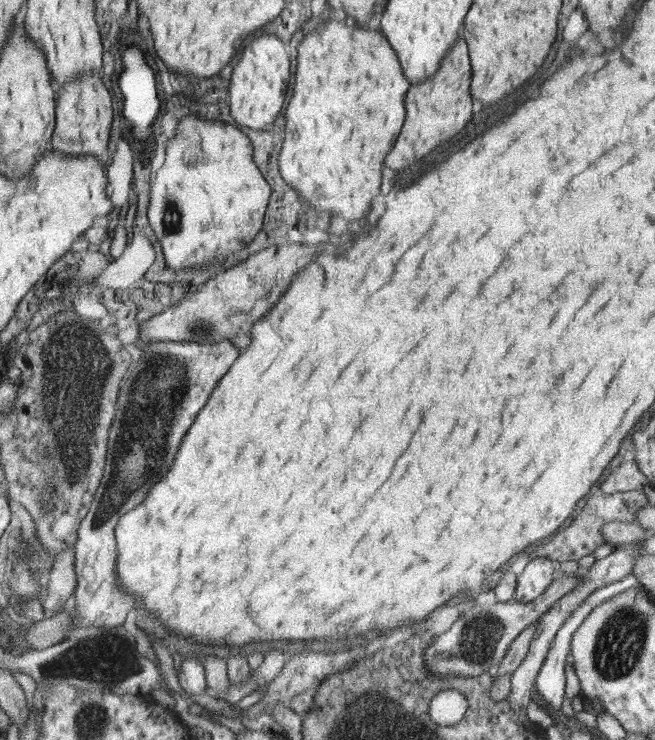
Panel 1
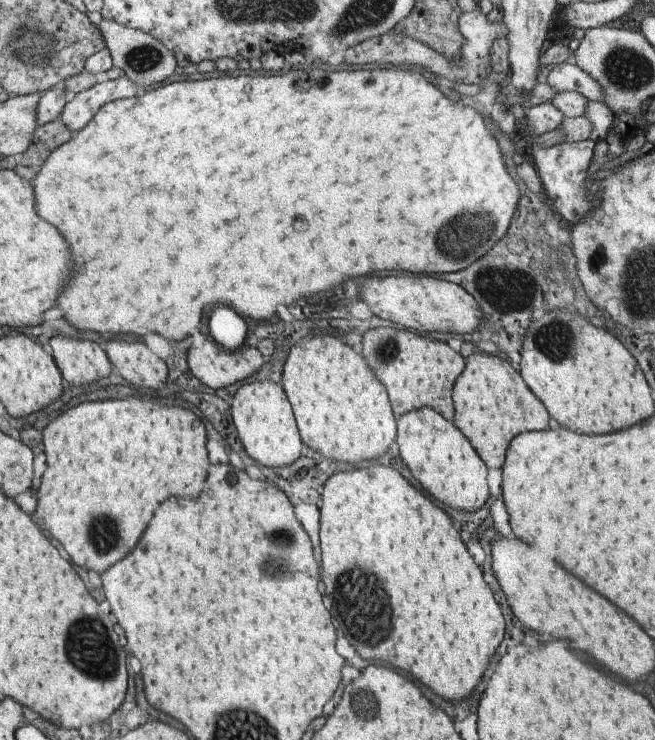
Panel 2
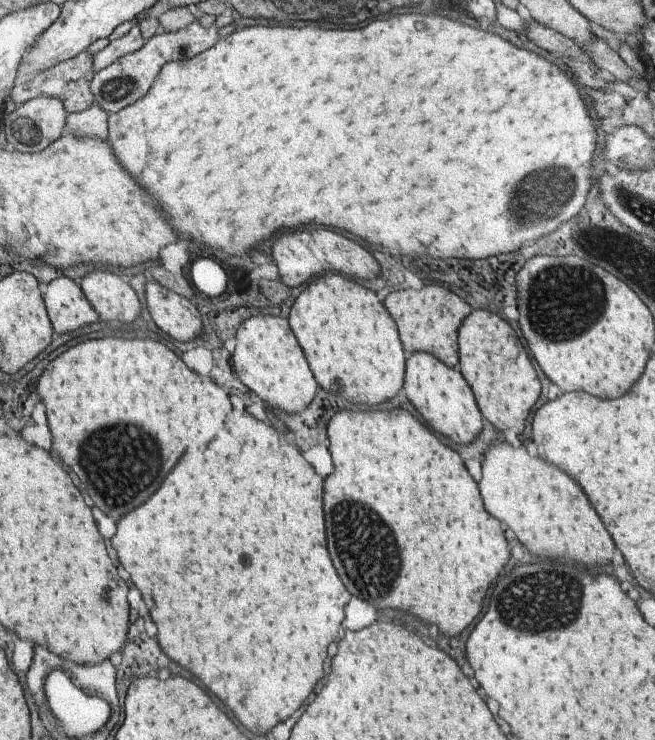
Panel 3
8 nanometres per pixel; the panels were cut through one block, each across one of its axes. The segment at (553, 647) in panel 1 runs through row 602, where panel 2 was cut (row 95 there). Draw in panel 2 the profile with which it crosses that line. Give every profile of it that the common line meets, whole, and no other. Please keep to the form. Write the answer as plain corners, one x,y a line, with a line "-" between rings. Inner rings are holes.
563,62
557,64
547,77
542,79
551,87
560,91
574,91
587,100
602,101
604,93
601,86
578,65

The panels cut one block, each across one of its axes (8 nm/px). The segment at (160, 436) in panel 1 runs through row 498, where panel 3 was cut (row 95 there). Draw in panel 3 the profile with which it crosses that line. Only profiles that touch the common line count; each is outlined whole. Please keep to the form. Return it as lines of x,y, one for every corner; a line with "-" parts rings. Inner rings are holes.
195,20
175,33
158,32
145,41
139,51
115,60
110,66
95,74
94,82
91,83
90,88
94,94
95,102
107,113
122,111
124,107
147,95
147,92
151,90
152,83
155,82
156,75
166,63
186,60
214,47
221,38
217,31
215,25
203,28

